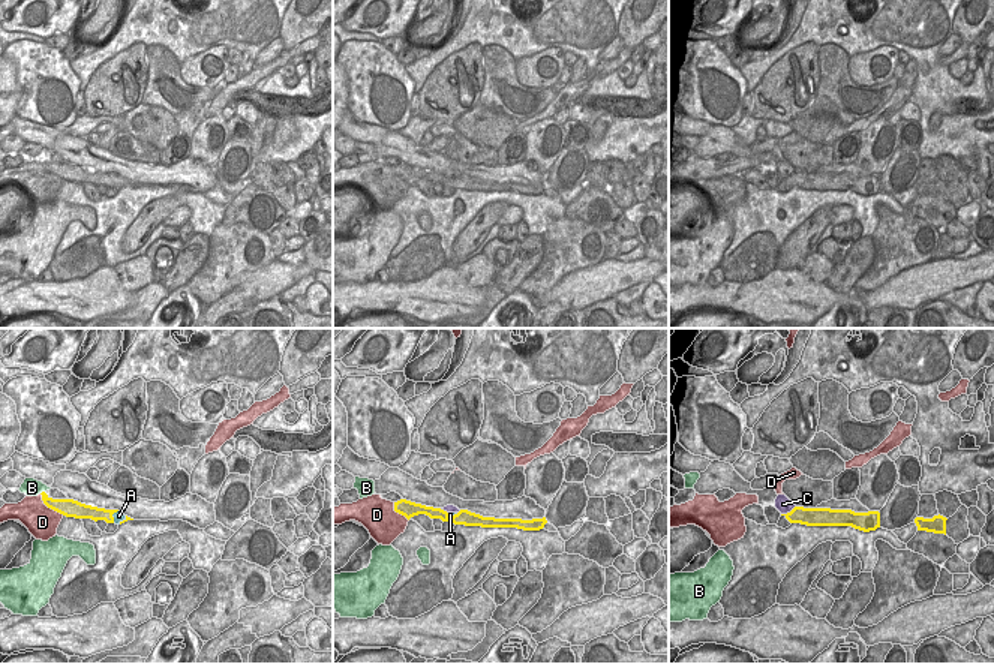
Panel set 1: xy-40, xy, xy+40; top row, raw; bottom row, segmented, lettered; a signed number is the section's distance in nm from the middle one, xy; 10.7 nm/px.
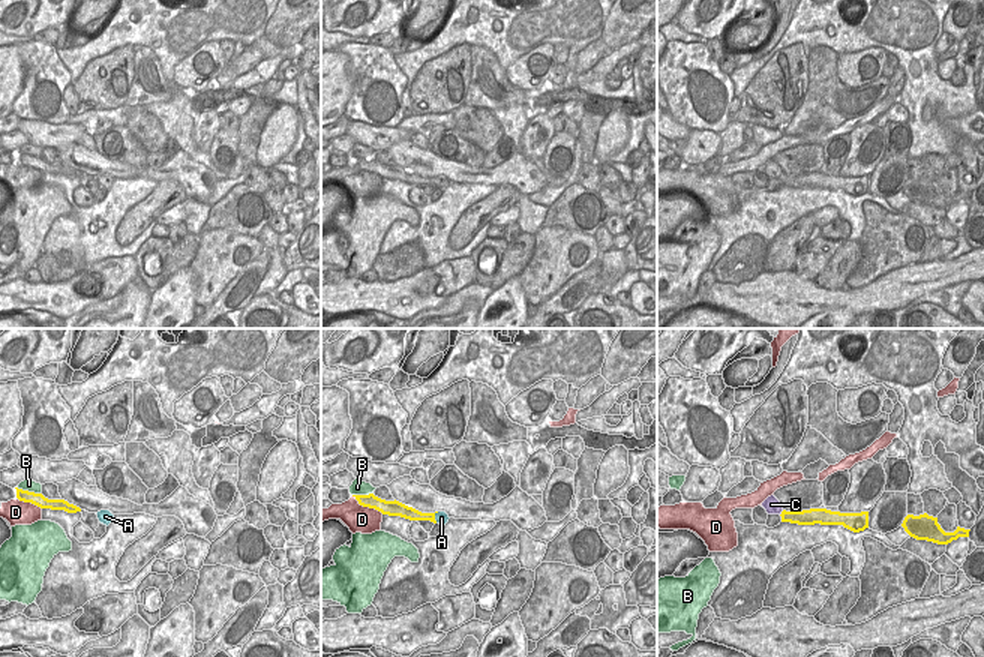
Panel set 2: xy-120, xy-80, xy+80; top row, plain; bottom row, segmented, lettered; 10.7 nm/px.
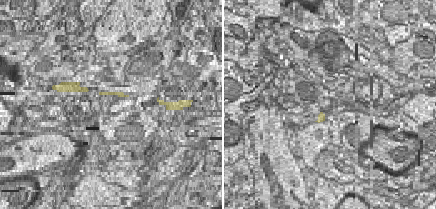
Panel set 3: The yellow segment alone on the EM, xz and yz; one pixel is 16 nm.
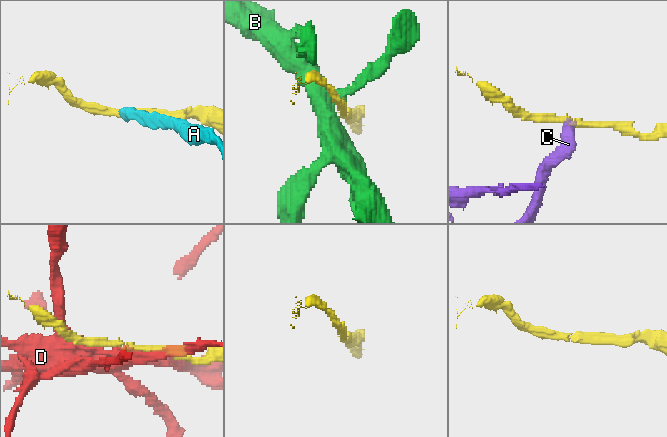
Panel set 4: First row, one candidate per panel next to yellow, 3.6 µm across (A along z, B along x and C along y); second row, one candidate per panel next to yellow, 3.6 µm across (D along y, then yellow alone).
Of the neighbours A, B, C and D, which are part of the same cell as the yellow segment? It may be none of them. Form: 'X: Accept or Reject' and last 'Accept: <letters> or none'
A: Reject
B: Reject
C: Reject
D: Reject
Accept: none

